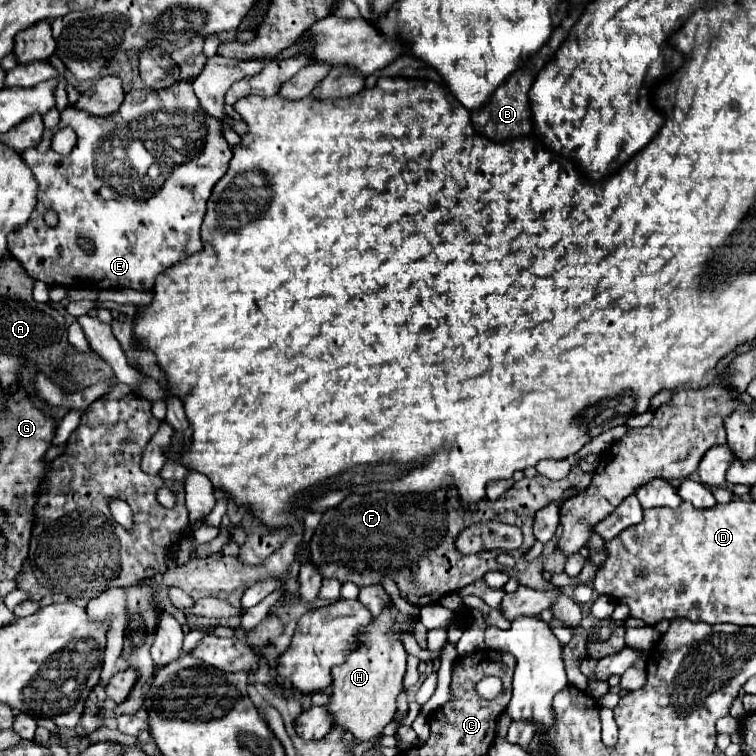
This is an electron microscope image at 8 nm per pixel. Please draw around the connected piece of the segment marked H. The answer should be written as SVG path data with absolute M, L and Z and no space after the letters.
M389 602L387 608L361 630L361 642L357 650L345 658L341 666L333 666L333 694L329 702L329 712L335 716L335 726L351 730L361 742L371 740L393 720L397 710L397 696L403 690L403 678L407 672L407 650L399 634L415 632L417 618L401 614Z

